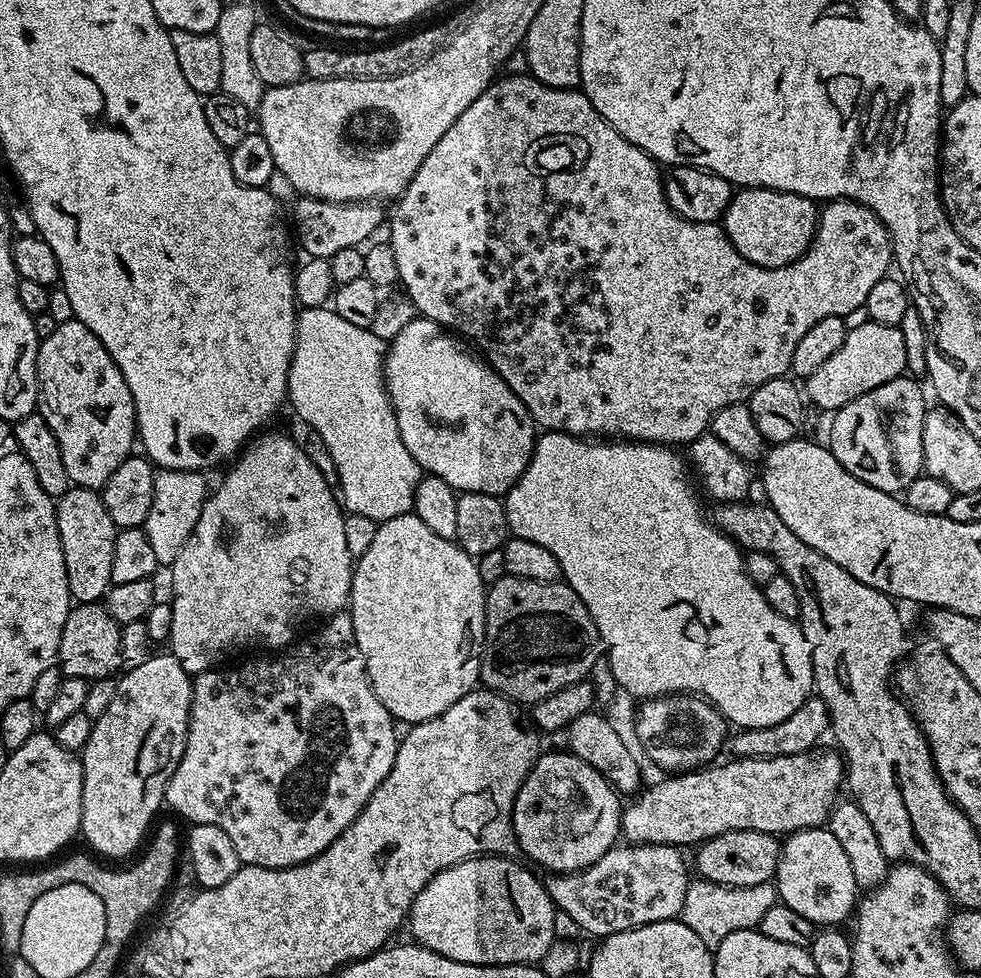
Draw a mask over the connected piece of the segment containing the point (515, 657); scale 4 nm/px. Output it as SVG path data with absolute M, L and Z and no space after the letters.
M506 574L487 589L484 646L480 653L483 687L531 706L566 686L588 680L594 660L601 654L594 618L590 618L590 610L586 610L570 585L534 582Z

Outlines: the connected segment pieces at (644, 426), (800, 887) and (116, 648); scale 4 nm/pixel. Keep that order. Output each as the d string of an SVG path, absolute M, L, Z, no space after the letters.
M530 74L523 75L508 76L505 80L503 78L493 80L492 85L484 93L478 98L474 98L474 102L470 102L470 106L466 106L466 110L462 110L462 118L458 118L458 122L454 122L454 126L450 126L450 130L446 130L446 134L442 134L442 138L438 138L438 146L434 146L434 150L430 150L430 154L426 154L426 162L422 162L422 166L418 166L414 178L408 183L403 194L395 201L396 209L390 212L390 223L387 228L389 227L388 240L392 243L392 264L396 267L397 274L400 275L400 284L404 287L405 292L403 295L411 301L415 311L423 319L438 322L442 327L459 334L465 341L473 340L477 344L475 347L482 353L483 359L506 382L506 386L510 386L510 390L514 390L514 394L518 394L518 398L532 415L533 421L541 429L550 432L565 432L571 436L581 438L623 438L646 444L666 444L669 446L681 446L680 444L683 444L683 446L688 446L693 440L709 431L712 418L716 415L718 409L725 408L727 404L743 404L748 397L754 394L754 390L758 390L758 386L762 386L762 382L770 382L779 376L787 377L794 358L794 346L798 346L802 334L806 334L806 330L810 330L810 326L814 326L814 322L822 322L822 318L830 318L831 316L848 318L851 317L851 312L857 311L859 313L870 294L870 289L881 278L889 275L894 264L890 234L884 223L869 208L853 200L830 200L819 209L816 233L812 236L812 244L792 264L778 266L777 268L763 268L746 258L735 255L730 238L719 223L690 222L672 209L664 193L661 165L652 157L647 156L638 146L634 146L629 140L622 138L622 134L618 134L618 130L614 130L607 124L598 114L598 110L594 110L590 98L586 98L583 91L576 88L551 88L542 82L538 82Z
M824 826L793 832L783 841L774 883L779 903L790 906L790 910L798 910L802 918L811 920L816 926L843 925L843 920L853 915L858 903L858 885L854 869L850 866L850 858L846 858L846 850L842 850L838 838L834 838L834 834Z
M103 603L76 604L66 618L66 626L62 626L62 642L58 667L64 676L77 676L89 682L93 680L106 680L113 675L112 671L120 668L120 630L115 618L108 613Z

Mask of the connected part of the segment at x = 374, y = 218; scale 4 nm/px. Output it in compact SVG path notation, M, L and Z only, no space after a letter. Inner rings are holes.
M300 196L292 208L290 224L294 236L300 239L302 247L312 258L327 258L338 254L338 250L360 248L363 240L368 240L381 228L386 220L386 212L376 202L361 202L359 204L339 204L329 200L319 200L313 196ZM384 220L384 221L383 221ZM293 224L293 225L292 225ZM296 227L296 232L295 228Z

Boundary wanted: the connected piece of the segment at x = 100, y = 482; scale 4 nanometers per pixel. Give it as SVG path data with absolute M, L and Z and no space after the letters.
M75 318L67 319L61 319L57 323L54 334L50 334L50 338L41 340L40 348L36 351L36 406L40 417L44 419L46 426L50 426L50 430L58 442L58 450L62 450L62 462L66 465L66 474L69 481L78 488L95 488L100 490L103 489L104 483L110 478L110 474L114 474L114 470L118 470L118 466L122 466L122 462L126 462L126 458L133 455L134 445L138 440L136 407L134 406L134 398L130 394L130 386L126 386L126 378L122 378L122 370L118 370L118 366L114 362L114 358L110 358L106 346L102 346L102 342L98 342L95 334L81 320Z

